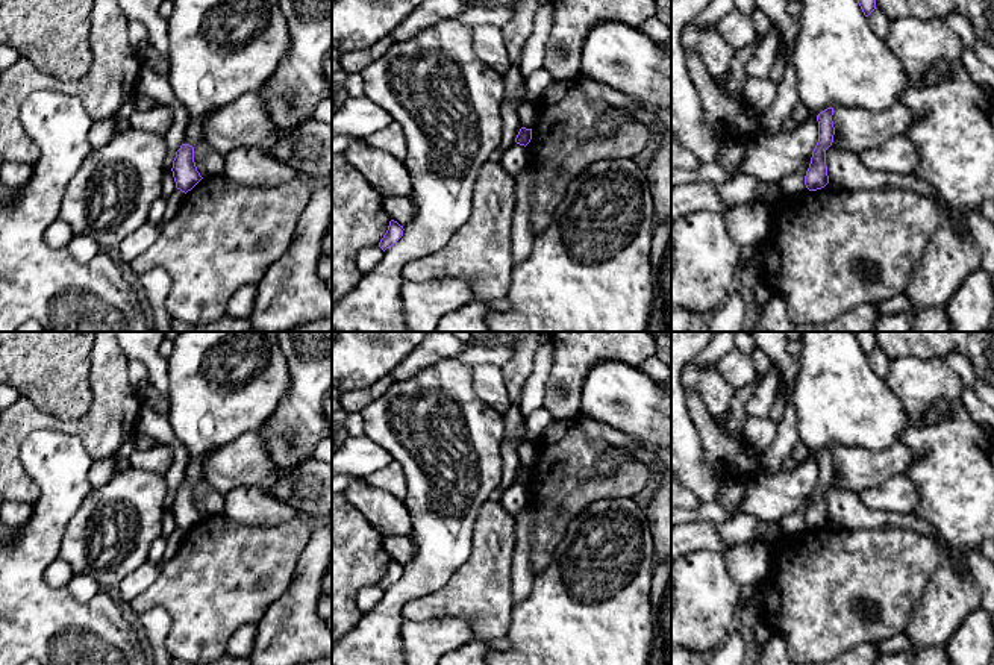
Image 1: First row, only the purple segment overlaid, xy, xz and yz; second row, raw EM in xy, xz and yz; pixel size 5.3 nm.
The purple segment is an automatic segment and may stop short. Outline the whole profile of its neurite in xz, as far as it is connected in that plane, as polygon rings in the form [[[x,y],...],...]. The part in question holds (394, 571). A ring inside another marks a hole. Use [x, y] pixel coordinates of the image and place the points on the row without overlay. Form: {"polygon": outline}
{"polygon": [[[391,559],[386,573],[379,582],[379,586],[385,591],[391,585],[394,585],[403,576],[403,570],[403,565]]]}

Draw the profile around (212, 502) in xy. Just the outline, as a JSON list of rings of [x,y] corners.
[[[209,489],[195,501],[195,506],[202,517],[218,515],[223,514],[224,497],[218,491]]]

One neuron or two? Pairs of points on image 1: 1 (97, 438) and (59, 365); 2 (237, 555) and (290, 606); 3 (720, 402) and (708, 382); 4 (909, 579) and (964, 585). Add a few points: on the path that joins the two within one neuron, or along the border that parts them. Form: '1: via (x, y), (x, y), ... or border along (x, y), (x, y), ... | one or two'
1: border along (90, 379), (85, 414), (49, 414) | two
2: border along (296, 565), (290, 586), (256, 623) | two
3: via (717, 397), (711, 387) | one
4: border along (944, 561), (931, 577), (912, 612) | two

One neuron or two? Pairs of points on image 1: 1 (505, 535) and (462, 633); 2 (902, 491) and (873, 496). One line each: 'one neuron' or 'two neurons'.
1: two neurons
2: one neuron

